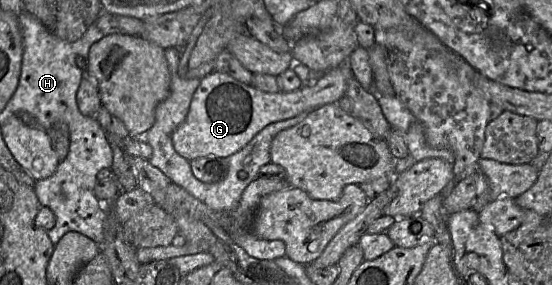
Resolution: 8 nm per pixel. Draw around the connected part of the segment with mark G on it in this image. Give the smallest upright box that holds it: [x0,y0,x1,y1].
[172,67,347,160]

